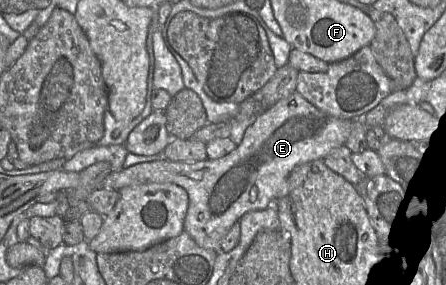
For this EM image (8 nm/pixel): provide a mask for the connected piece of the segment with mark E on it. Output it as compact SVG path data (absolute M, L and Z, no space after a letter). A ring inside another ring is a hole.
M294 91L259 115L245 131L241 143L227 155L196 162L158 159L134 164L119 171L110 172L102 182L102 187L119 191L125 186L147 183L173 183L181 186L188 194L184 231L200 247L221 251L220 244L223 237L243 214L273 205L285 190L286 180L295 167L305 162L322 160L332 149L345 145L353 127L354 120L332 117L307 101L299 92Z

